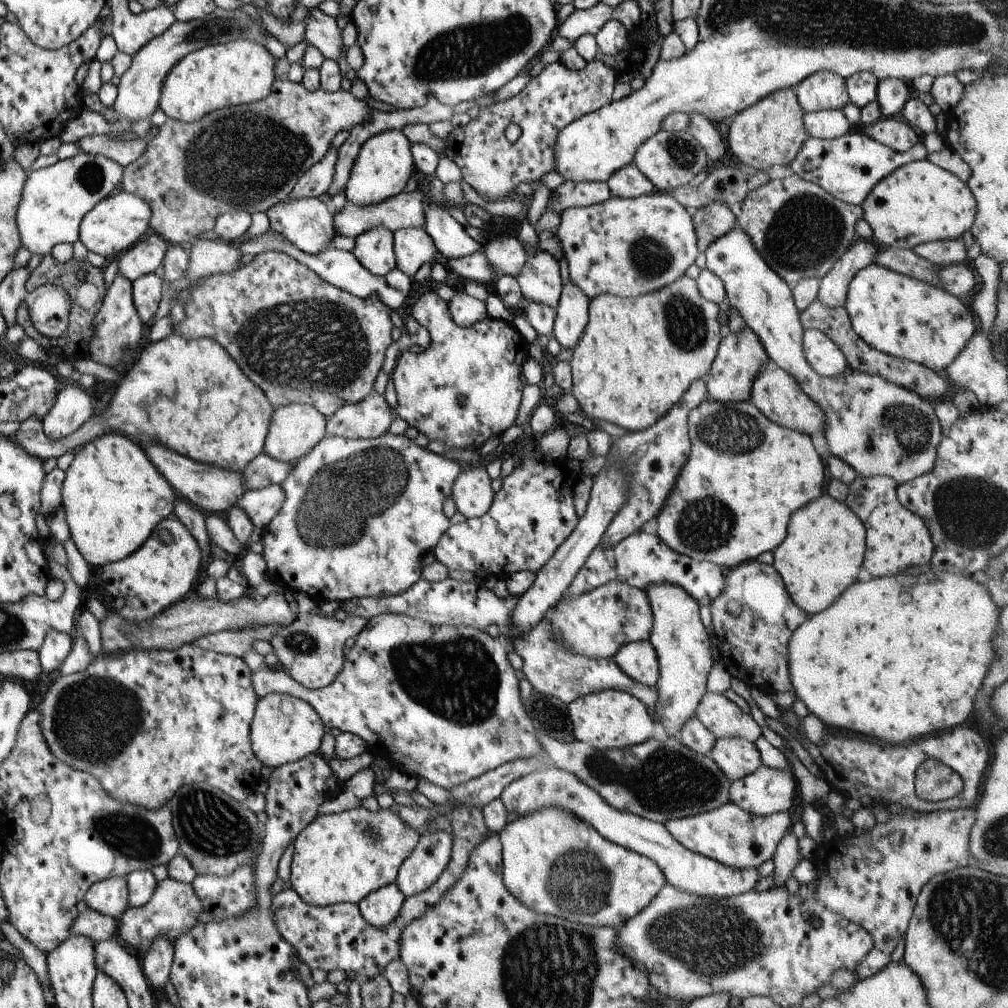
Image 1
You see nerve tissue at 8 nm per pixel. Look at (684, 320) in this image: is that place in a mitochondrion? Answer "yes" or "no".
yes

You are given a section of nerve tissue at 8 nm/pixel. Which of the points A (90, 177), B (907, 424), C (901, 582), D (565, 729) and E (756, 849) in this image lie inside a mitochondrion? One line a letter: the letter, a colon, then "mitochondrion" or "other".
A: mitochondrion
B: mitochondrion
C: other
D: other
E: other

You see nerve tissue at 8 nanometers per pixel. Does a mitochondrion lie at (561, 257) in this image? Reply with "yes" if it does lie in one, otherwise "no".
no

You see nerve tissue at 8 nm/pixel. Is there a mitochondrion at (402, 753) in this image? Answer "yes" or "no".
no

